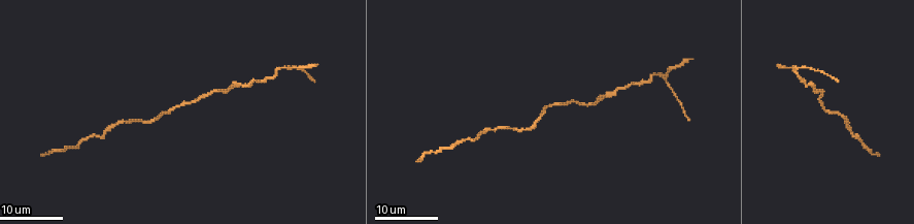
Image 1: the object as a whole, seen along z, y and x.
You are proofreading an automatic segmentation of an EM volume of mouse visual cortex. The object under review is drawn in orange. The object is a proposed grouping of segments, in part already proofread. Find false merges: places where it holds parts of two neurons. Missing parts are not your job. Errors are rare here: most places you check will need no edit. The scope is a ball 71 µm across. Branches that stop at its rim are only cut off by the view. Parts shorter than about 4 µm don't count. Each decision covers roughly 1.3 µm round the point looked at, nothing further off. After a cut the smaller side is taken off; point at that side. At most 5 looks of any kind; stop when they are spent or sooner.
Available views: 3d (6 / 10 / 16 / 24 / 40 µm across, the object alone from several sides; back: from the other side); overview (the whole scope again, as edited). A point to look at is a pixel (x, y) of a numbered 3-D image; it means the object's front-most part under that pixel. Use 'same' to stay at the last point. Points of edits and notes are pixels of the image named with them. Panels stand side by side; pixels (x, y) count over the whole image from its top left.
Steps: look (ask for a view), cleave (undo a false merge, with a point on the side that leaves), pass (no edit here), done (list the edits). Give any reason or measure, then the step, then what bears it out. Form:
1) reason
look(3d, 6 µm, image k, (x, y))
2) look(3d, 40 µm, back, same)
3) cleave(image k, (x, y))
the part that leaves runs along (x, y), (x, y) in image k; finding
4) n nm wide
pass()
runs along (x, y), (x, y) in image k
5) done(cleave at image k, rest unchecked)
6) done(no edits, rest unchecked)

sudden change in width
look(3d, 24 µm, image 1, (822, 91))

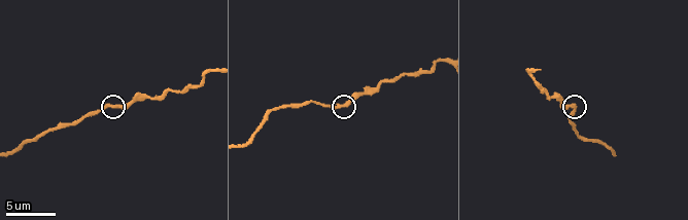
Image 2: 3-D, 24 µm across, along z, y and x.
look(3d, 6 µm, image 2, (340, 106))

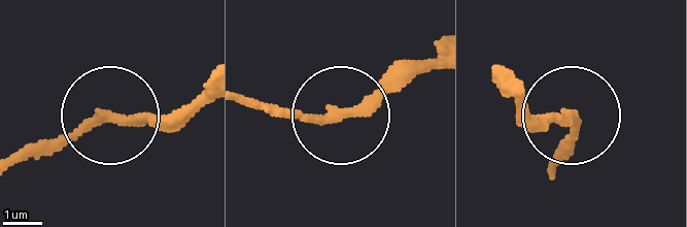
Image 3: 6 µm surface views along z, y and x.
pass()
runs along (249, 104), (338, 118), (413, 62) in image 3; continuous, no second neuron

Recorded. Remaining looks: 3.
narrows sharply
look(3d, 6 µm, image 2, (172, 92))

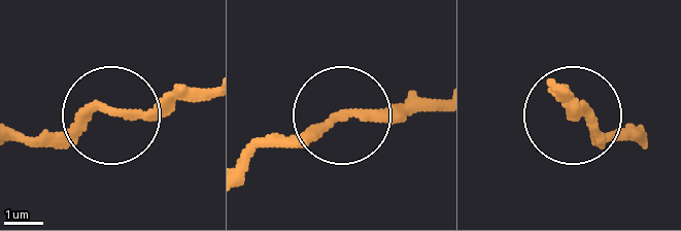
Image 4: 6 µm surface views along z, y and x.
look(3d, 6 µm, back, image 4, (109, 109))

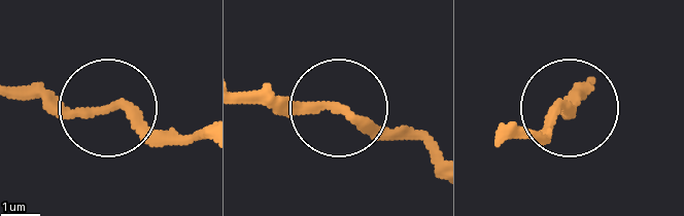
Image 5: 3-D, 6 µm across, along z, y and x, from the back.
pass()
runs along (434, 159), (335, 110), (246, 100) in image 5; one neuron here

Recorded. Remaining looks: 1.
branch point
look(3d, 10 µm, image 2, (531, 70))

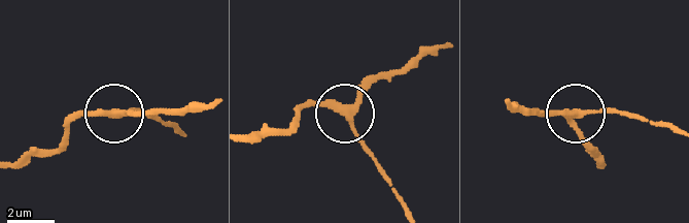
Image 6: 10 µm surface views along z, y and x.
270 nm wide
pass()
runs along (16, 160), (46, 152), (81, 117), (157, 113) in image 6; continuous, no second neuron

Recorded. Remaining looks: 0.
done(no edits, rest unchecked)

